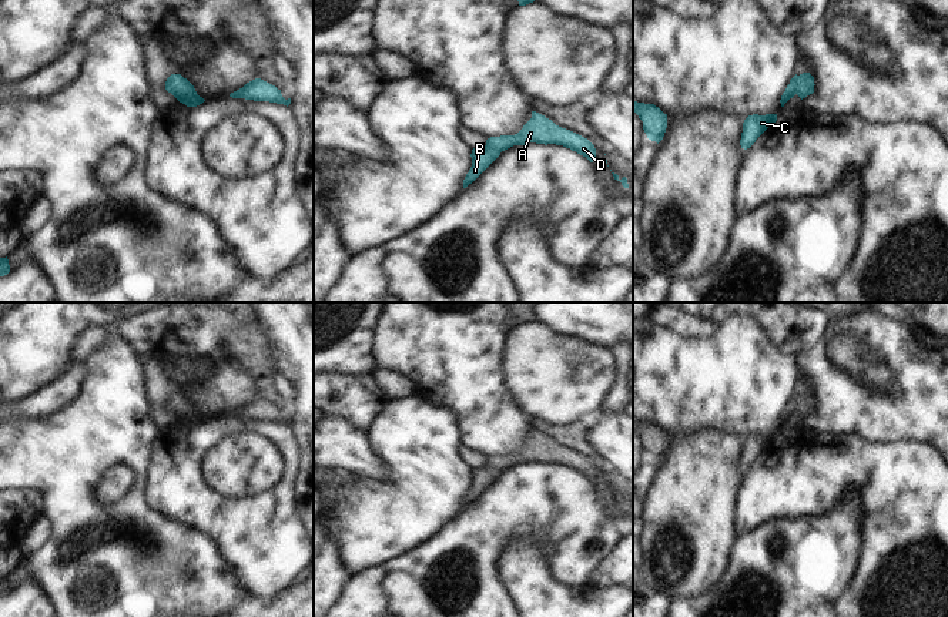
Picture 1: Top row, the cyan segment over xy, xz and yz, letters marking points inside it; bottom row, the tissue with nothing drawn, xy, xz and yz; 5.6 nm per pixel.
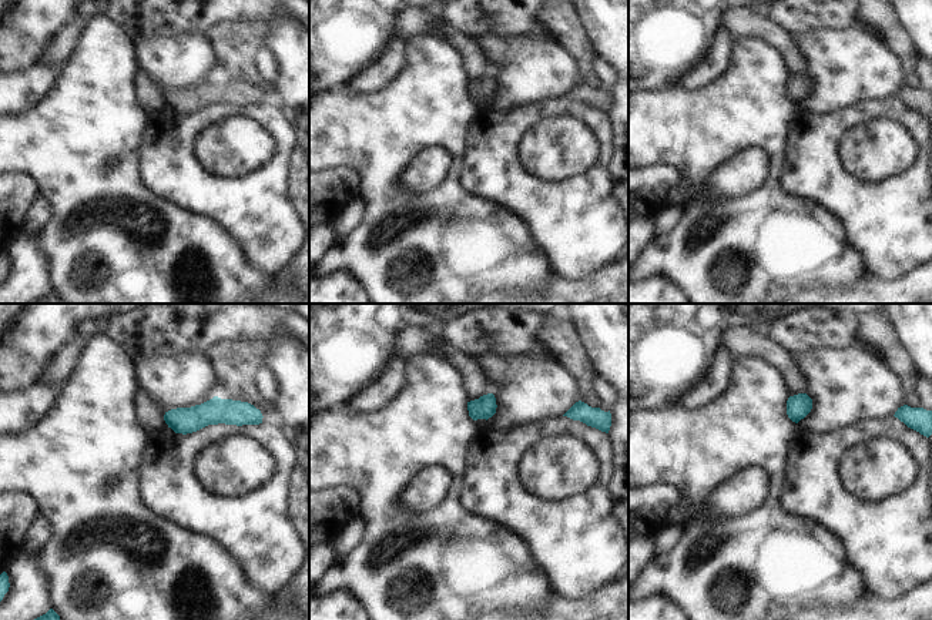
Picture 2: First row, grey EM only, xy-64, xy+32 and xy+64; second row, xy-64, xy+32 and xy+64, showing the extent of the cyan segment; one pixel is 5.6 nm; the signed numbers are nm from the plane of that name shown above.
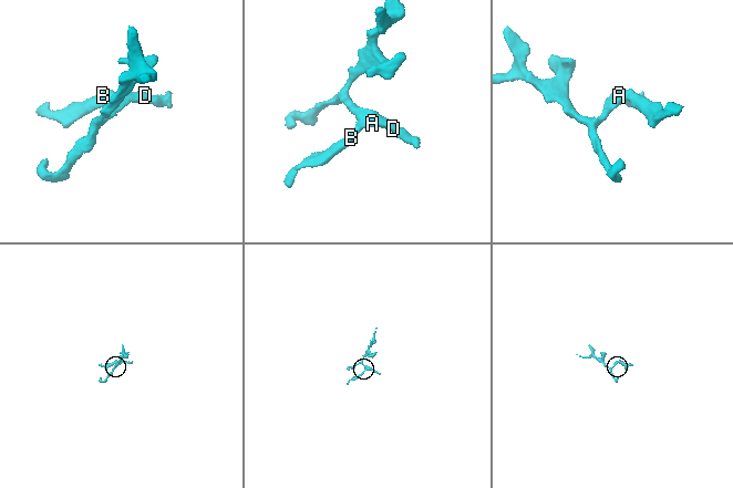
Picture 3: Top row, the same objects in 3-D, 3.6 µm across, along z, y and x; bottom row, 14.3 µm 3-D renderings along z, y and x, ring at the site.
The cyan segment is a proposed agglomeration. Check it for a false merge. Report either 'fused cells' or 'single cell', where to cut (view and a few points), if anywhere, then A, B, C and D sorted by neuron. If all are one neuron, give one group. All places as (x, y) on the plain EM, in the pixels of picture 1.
single cell | no cut | A B C D

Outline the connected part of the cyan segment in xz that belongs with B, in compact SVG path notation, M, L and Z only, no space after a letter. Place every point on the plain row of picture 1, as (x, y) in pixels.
M532 430L532 437L517 453L490 456L486 459L485 466L472 469L472 486L463 499L463 507L472 503L502 470L529 462L563 465L586 476L590 482L596 477L596 467L587 457L562 447L545 435Z

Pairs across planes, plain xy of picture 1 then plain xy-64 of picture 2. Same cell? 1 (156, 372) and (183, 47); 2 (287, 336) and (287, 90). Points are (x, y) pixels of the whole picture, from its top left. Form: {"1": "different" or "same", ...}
{"1": "different", "2": "same"}

